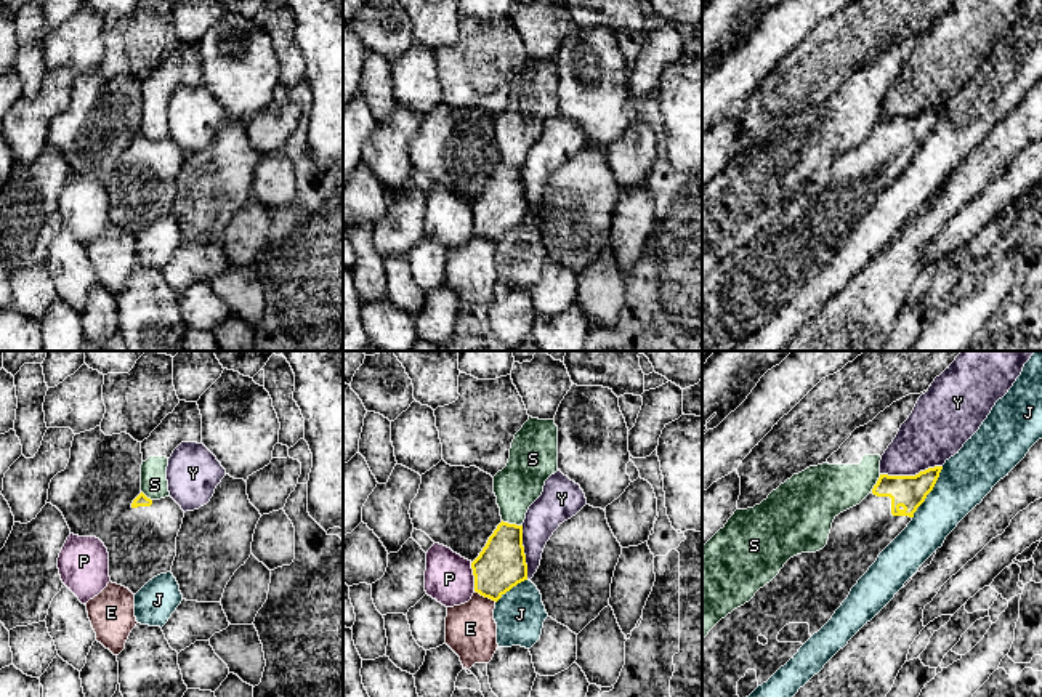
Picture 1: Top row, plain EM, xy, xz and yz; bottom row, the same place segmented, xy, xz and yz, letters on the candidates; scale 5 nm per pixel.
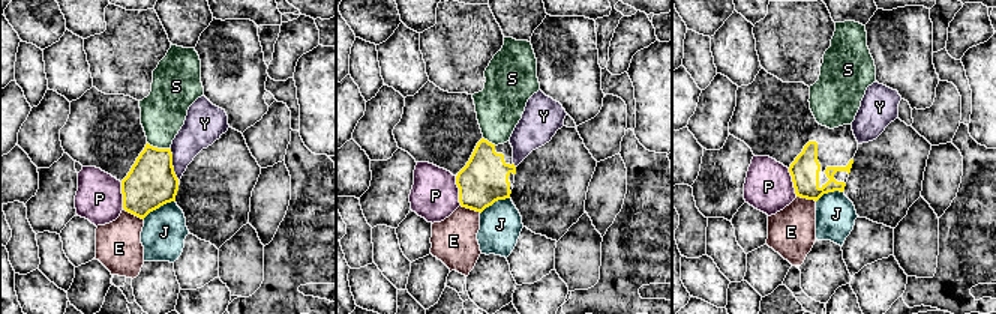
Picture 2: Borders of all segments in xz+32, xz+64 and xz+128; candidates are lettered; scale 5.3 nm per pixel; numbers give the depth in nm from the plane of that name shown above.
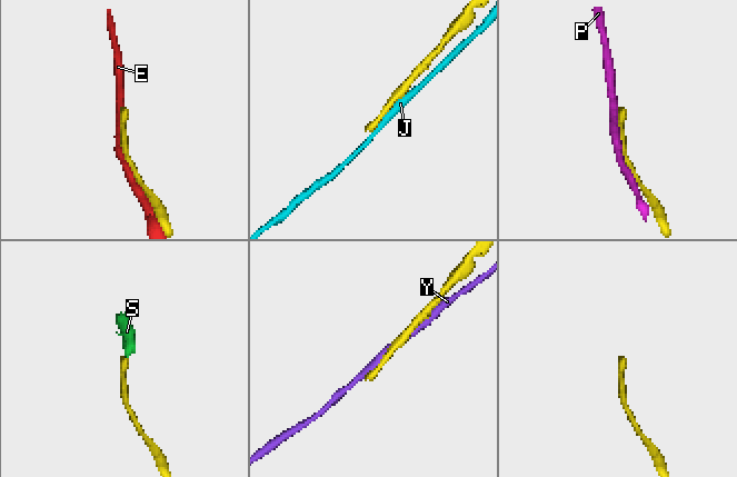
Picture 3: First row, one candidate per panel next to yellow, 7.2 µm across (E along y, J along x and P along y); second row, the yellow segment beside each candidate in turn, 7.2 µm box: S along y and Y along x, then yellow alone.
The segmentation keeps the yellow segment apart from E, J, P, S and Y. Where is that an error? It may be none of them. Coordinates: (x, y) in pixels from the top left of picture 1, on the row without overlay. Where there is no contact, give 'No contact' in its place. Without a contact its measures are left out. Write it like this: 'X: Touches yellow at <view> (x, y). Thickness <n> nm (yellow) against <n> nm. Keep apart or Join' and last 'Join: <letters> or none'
E: Touches yellow at xz (486, 237). Thickness 240 nm (yellow) against 260 nm. Keep apart
J: Touches yellow at yz (930, 132). Thickness 160 nm (yellow) against 260 nm. Keep apart
P: Touches yellow at xz (475, 218). Thickness 240 nm (yellow) against 240 nm. Keep apart
S: Touches yellow at xz (512, 165). Thickness 240 nm (yellow) against 220 nm. Keep apart
Y: Touches yellow at yz (911, 117). Thickness 160 nm (yellow) against 300 nm. Keep apart
Join: none

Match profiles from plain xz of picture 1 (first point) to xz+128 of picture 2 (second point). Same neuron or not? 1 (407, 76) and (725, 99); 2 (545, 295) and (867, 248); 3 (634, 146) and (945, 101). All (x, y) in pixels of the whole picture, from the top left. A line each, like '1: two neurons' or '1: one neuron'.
1: two neurons
2: one neuron
3: one neuron

